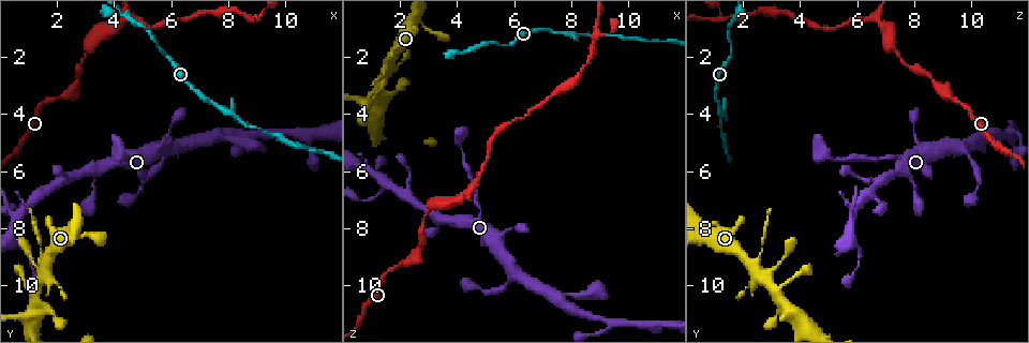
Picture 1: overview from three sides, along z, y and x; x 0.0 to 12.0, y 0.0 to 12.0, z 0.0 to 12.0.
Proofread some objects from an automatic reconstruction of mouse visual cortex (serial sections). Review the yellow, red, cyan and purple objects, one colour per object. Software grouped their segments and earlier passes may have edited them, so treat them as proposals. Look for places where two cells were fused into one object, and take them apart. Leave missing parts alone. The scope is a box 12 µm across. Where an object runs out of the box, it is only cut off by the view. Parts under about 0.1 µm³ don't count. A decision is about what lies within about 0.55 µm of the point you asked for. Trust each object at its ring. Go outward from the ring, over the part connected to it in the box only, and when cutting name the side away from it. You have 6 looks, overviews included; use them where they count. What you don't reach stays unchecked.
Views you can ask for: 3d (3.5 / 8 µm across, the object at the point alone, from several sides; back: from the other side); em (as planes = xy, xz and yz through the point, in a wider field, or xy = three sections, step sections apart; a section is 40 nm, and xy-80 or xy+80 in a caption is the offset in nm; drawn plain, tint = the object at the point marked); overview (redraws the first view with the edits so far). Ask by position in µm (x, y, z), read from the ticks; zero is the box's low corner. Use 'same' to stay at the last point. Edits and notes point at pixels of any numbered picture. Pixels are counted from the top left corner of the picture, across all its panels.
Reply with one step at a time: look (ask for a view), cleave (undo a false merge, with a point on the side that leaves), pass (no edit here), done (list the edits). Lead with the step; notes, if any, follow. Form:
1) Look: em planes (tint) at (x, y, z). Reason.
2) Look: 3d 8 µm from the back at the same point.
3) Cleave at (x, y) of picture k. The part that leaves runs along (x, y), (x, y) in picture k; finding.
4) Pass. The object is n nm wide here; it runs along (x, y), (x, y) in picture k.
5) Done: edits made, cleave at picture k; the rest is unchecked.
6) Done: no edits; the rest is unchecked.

Look: 3d 3.5 µm at (6.1, 5.2, 9.6). Three arms meet.

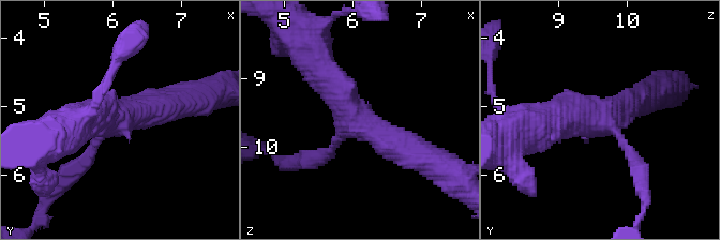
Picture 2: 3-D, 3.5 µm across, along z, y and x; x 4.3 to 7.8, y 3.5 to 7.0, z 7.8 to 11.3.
Look: em xy step 5 (tint) at (6.05, 5.15, 9.55). 3 arms meet here; the arms are 150, 450, 450 nm wide; need the tissue.

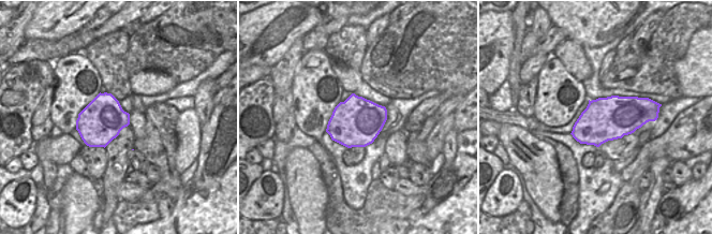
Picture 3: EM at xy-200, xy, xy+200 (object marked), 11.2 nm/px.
Pass. It runs along (315, 60), (347, 110), (417, 154) in picture 2; continuous, no second cell.

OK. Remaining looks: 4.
Look: 3d 3.5 µm at (1.5, 6.7, 6.4). Three arms meet.

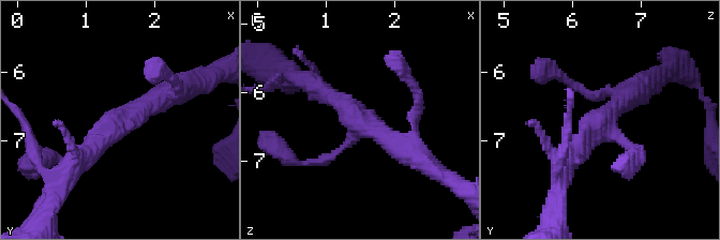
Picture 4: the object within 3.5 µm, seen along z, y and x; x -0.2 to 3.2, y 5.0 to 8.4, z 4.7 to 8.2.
Look: em xy step 1 (tint) at (1.55, 6.70, 6.50). 3 arms meet here; the arms are 150, 250, 400 nm wide.

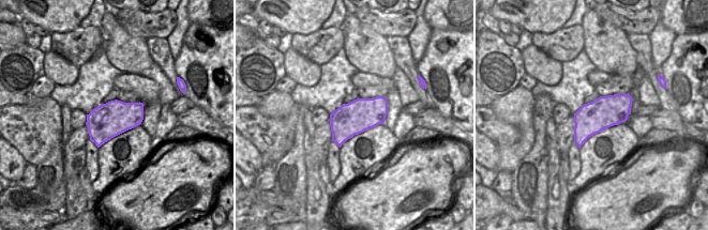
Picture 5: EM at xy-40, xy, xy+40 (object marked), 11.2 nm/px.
Pass. The object is 360 nm wide here; it runs along (180, 87), (117, 122), (77, 162) in picture 4; one cell here.

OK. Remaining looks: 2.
Look: 3d 3.5 µm at (1.3, 10.7, 3.5). Branch point.

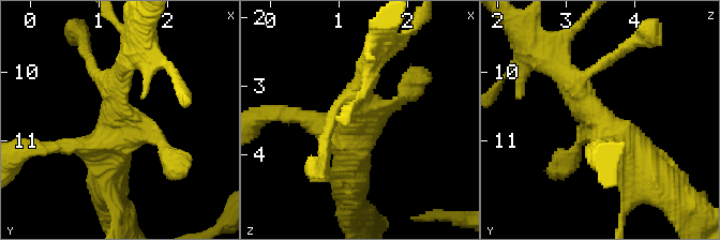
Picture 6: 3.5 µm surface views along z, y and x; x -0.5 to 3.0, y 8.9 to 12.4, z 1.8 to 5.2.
Look: em planes (tint) at (1.20, 10.70, 3.55). Now the EM.

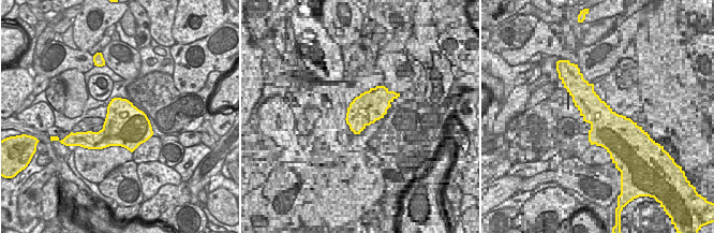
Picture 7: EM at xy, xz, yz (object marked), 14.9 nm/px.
Pass. Continuous, no second cell.

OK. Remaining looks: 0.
Done: no edits; the rest is unchecked.

